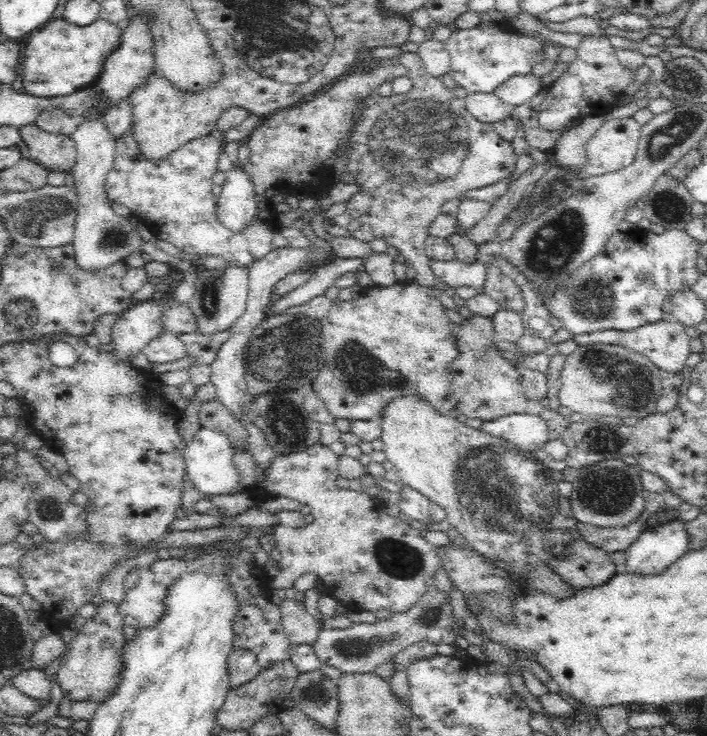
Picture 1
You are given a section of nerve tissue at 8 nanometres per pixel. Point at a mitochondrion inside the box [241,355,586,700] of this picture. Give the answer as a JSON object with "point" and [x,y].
{"point":[504,492]}

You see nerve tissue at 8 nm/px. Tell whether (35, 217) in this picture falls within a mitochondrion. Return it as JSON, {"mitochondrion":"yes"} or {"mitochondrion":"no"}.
{"mitochondrion":"yes"}

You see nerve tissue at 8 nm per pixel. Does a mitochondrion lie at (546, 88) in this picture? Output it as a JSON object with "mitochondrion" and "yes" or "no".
{"mitochondrion":"no"}

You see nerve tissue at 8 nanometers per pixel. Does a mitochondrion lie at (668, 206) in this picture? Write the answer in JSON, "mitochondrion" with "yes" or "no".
{"mitochondrion":"yes"}

